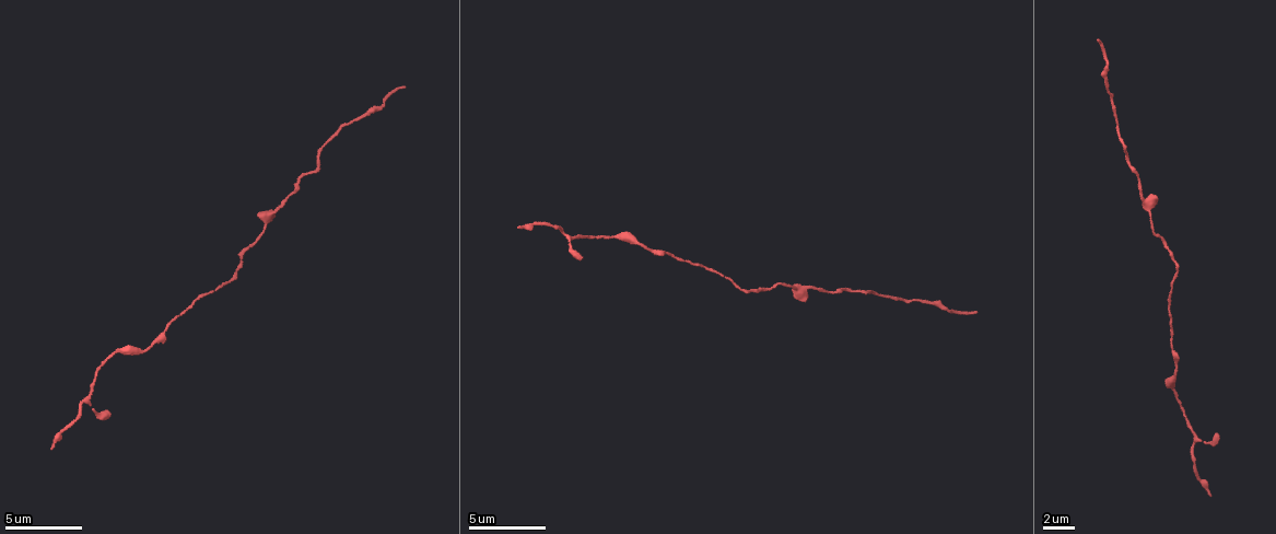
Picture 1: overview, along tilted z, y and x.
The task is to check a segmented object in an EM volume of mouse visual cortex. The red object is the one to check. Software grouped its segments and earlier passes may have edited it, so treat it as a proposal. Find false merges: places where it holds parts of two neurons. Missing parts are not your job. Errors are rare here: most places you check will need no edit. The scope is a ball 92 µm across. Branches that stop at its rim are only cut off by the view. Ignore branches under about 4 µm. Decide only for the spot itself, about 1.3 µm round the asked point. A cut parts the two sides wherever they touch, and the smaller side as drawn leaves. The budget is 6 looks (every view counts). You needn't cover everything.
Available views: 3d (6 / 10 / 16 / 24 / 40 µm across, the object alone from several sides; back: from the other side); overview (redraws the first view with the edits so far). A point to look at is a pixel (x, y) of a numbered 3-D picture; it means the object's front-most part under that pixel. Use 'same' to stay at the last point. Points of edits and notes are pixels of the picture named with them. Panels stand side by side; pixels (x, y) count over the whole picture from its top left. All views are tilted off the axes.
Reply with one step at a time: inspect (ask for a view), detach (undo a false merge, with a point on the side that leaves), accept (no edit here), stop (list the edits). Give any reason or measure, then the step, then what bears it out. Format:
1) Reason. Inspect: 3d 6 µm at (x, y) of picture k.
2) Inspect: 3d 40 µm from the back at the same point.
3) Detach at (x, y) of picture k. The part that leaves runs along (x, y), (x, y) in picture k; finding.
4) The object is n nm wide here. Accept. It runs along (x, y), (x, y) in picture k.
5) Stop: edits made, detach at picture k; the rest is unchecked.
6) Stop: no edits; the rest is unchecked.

Thick turns thin. Inspect: 3d 10 µm at (923, 301) of picture 1.

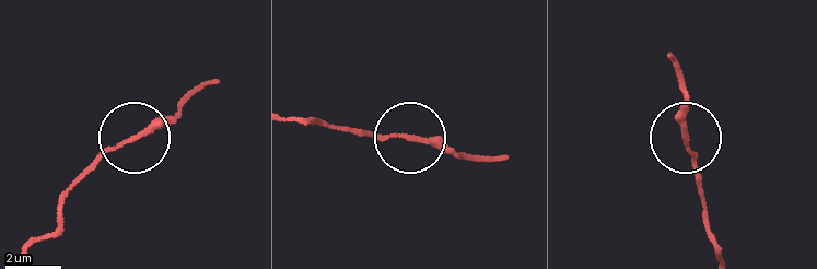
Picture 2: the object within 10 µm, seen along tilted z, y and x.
Accept. It runs along (25, 256), (103, 158), (150, 130), (190, 93) in picture 2; one neuron here.

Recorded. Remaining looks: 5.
Inspect: 3d 10 µm at (1139, 188) of picture 1.

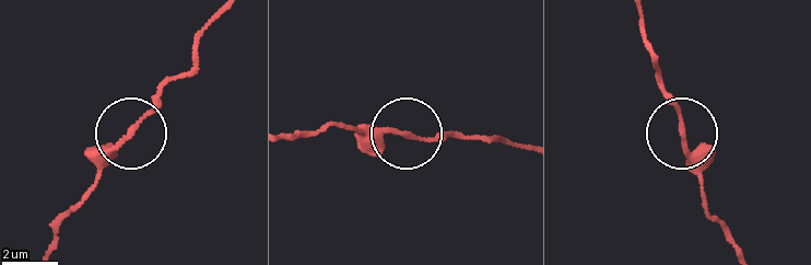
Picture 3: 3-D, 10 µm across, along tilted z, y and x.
Accept. It runs along (49, 249), (61, 222), (178, 75) in picture 3; continuous, no second neuron.

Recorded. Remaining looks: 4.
Inspect: 3d 16 µm at (233, 276) of picture 1.

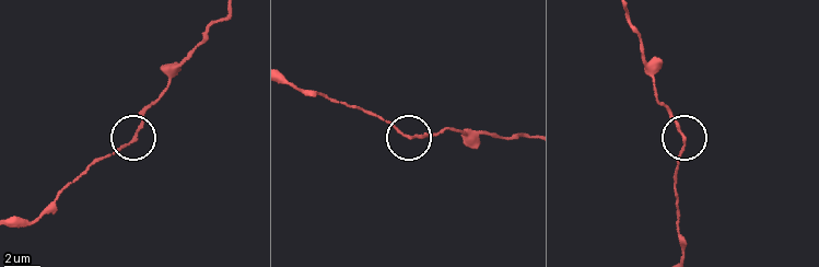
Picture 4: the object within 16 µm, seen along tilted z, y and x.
The object is 140 nm wide here. Accept. All the same neuron.

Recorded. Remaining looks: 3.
Stop: no edits; the rest is unchecked.

